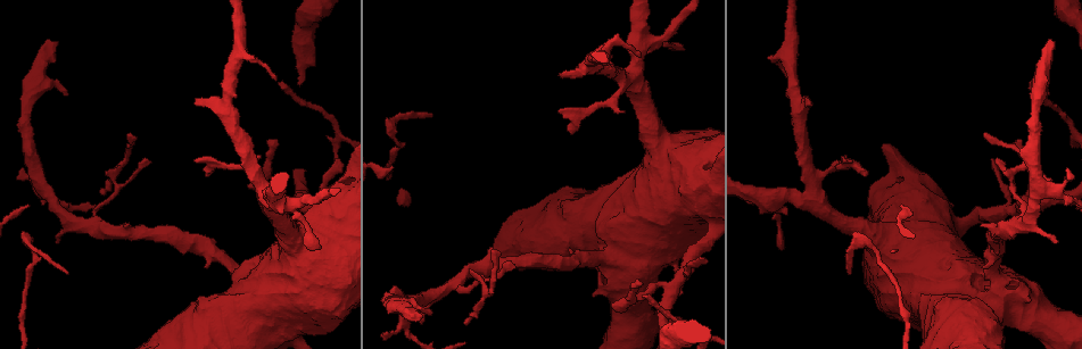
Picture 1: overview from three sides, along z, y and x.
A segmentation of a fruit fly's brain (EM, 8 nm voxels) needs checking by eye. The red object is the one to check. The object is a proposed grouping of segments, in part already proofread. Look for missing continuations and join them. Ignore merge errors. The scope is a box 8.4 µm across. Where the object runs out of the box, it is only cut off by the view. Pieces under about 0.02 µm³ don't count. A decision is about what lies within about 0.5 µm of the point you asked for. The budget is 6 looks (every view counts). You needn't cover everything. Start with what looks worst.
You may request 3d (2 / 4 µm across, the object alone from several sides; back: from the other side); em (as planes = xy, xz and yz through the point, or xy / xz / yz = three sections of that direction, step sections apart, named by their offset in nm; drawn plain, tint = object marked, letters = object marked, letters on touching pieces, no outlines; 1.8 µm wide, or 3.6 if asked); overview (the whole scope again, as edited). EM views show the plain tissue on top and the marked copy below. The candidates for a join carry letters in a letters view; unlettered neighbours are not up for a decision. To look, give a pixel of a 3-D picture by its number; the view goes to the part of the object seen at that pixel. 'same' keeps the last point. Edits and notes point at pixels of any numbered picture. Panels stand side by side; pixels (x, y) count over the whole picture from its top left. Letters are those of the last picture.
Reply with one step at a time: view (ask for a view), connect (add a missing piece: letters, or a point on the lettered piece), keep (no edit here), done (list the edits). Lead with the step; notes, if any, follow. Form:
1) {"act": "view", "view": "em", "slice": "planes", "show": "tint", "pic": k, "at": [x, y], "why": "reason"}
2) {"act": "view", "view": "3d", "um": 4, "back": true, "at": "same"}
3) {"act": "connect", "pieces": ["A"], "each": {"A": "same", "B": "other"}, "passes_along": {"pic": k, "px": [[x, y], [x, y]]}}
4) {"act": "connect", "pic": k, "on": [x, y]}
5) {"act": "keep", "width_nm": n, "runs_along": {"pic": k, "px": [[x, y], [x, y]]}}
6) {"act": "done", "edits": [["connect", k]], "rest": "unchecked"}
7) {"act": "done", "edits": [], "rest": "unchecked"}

{"act": "view", "view": "em", "slice": "planes", "show": "letters", "pic": 1, "at": [848, 273], "why": "tapers out"}

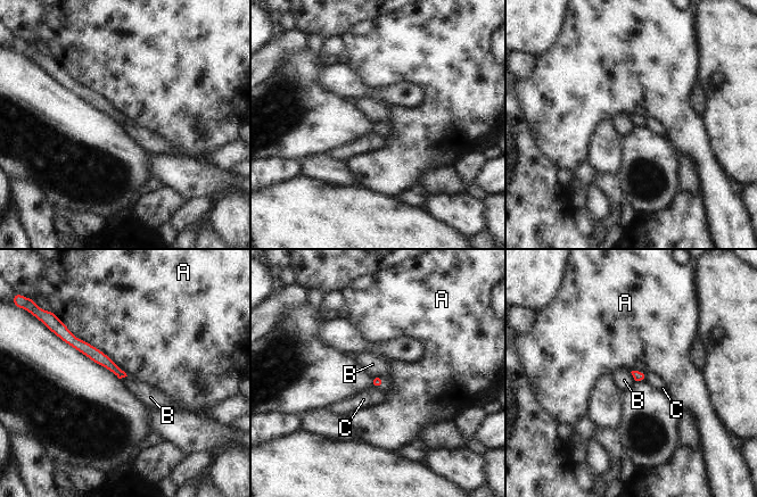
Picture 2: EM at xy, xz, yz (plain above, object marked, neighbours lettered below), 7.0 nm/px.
{"act": "keep", "each": {"A": "other", "B": "other", "C": "other"}, "runs_along": {"pic": 2, "px": [[67, 338], [88, 349], [122, 374]]}, "found": "none of them fits"}

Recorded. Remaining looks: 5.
{"act": "view", "view": "3d", "um": 4, "pic": 1, "at": [273, 142], "why": "branch stops here"}

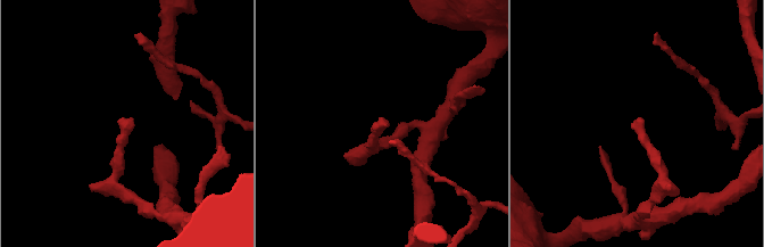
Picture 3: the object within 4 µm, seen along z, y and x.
{"act": "view", "view": "em", "slice": "planes", "show": "letters", "pic": 3, "at": [378, 124]}

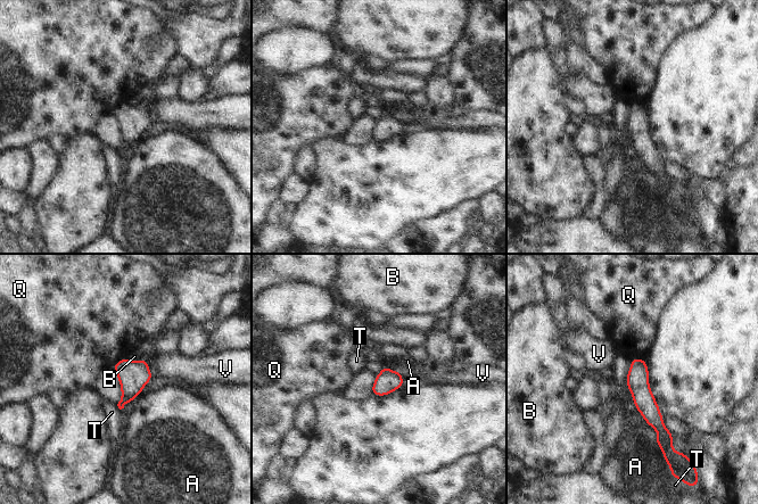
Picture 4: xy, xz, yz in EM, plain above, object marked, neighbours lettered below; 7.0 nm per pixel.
{"act": "keep", "each": {"A": "other", "B": "other", "Q": "other", "T": "other", "V": "other"}, "runs_along": {"pic": 4, "px": [[636, 361], [642, 397], [669, 439]]}, "found": "no lettered piece goes on from it"}

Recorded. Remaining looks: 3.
{"act": "view", "view": "em", "slice": "planes", "show": "letters", "pic": 1, "at": [784, 246]}

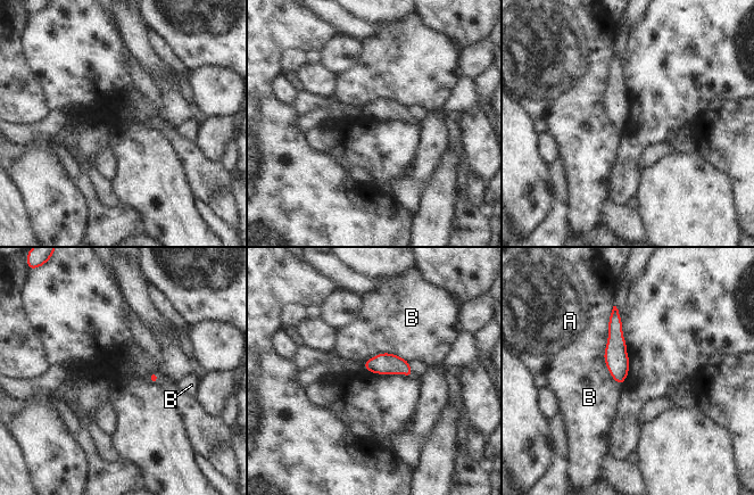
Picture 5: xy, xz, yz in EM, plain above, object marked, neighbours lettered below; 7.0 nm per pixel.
{"act": "keep", "longest_contact_nm": ["B", 600], "each": {"A": "other", "B": "other"}, "found": "none of them fits"}

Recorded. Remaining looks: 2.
{"act": "done", "edits": [], "rest": "unchecked"}

